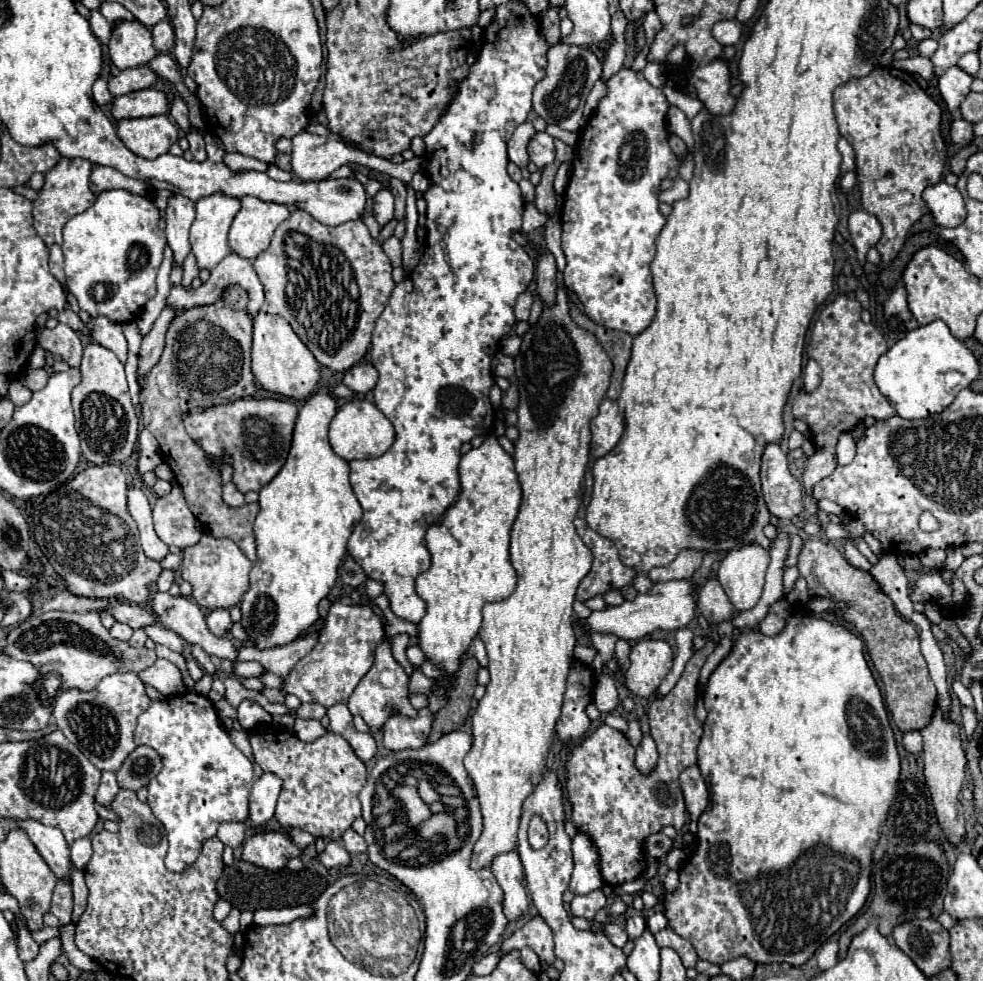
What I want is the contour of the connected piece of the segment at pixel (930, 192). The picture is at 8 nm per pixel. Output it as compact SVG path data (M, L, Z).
M940 181L936 185L926 187L922 199L928 203L934 219L942 227L958 227L966 219L964 199L956 187Z

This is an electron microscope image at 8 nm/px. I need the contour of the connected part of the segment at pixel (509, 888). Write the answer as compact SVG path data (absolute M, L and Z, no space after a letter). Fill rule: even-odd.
M516 851L502 853L492 861L492 873L504 891L502 911L512 923L520 919L528 909L528 893L524 887L524 871Z

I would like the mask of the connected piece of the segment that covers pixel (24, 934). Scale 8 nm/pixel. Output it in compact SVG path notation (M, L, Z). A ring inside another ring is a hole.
M18 921L18 951L20 951L20 957L26 961L32 961L36 955L38 955L38 943L30 937L30 933L24 929L24 925Z

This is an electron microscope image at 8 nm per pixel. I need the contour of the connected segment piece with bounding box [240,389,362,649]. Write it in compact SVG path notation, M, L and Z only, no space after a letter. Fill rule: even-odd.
M320 389L304 403L296 419L288 459L280 473L260 491L260 513L254 521L258 559L250 571L250 589L240 603L240 625L256 649L288 645L320 619L318 605L330 595L338 579L338 567L348 553L348 539L356 523L362 519L362 507L348 481L348 461L338 457L328 443L328 425L336 411L336 399L328 393L328 389Z

